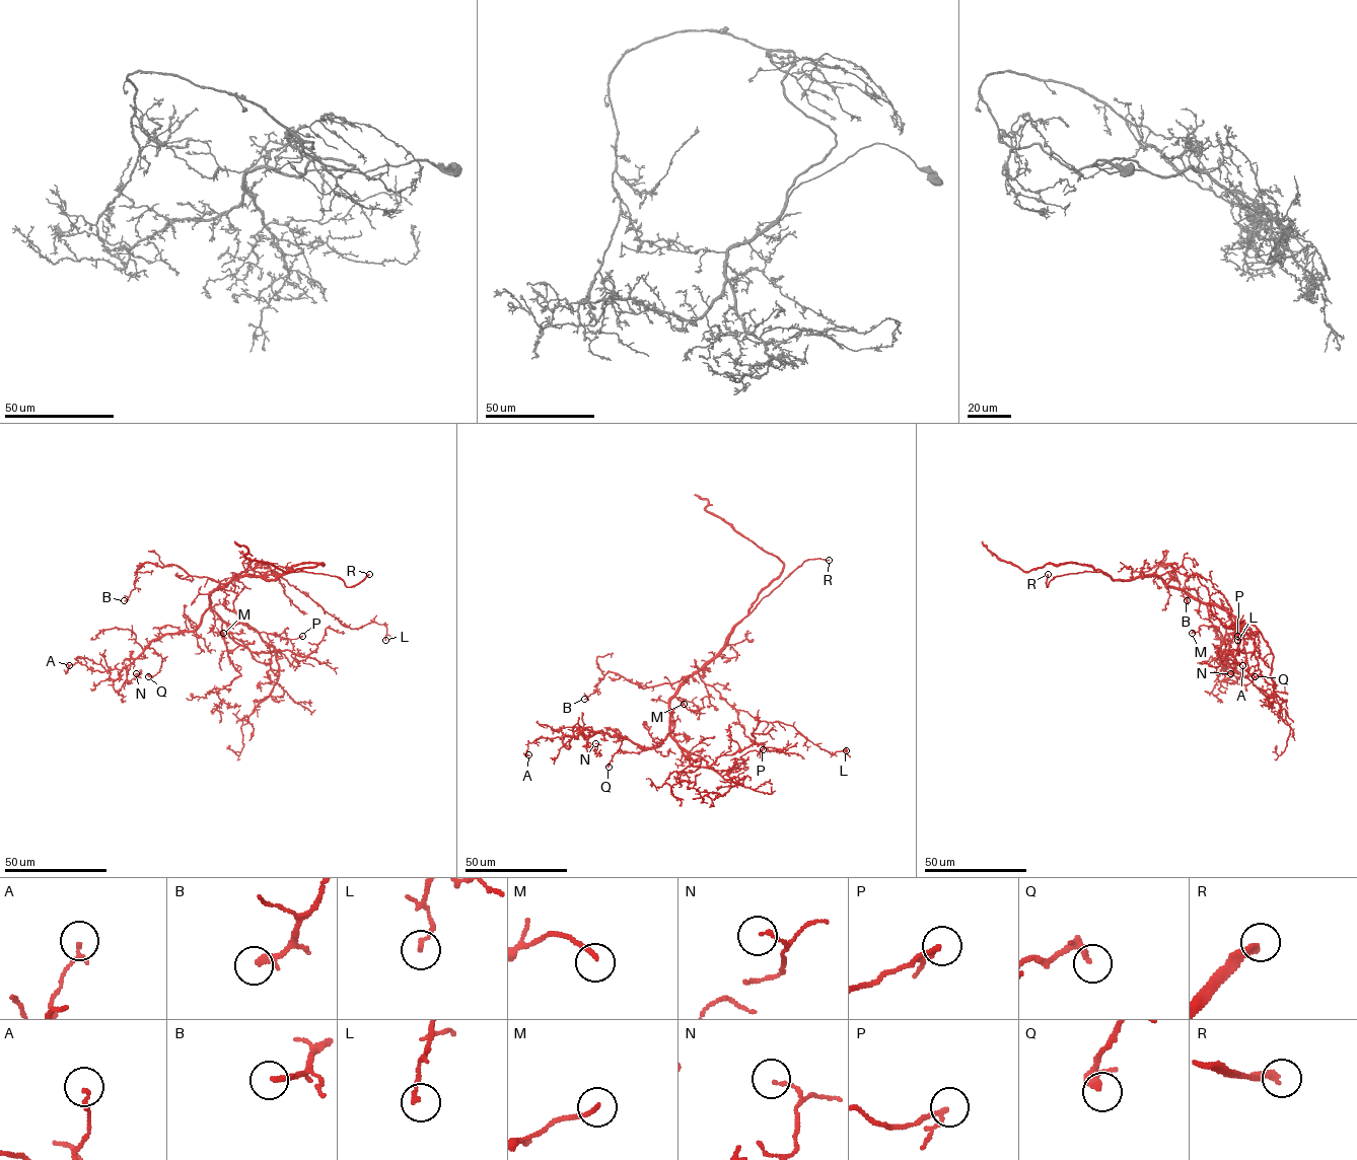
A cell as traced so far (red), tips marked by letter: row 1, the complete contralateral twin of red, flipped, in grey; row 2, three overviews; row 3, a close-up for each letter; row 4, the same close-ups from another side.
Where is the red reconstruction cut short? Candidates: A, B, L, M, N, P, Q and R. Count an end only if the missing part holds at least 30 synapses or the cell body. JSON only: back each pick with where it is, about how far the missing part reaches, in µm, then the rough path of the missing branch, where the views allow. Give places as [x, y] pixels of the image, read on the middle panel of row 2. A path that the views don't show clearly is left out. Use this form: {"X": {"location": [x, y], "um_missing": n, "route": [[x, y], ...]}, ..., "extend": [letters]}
{"B": {"location": [584, 699], "um_missing": 15, "route": [[584, 699], [573, 705], [573, 714]]}, "R": {"location": [829, 560], "um_missing": 30, "route": [[829, 560], [855, 562], [875, 572]]}, "extend": ["B", "R"]}

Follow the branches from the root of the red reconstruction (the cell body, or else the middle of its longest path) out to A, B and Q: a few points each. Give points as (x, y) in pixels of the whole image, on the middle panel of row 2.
A: (680, 686), (670, 701), (670, 732), (653, 748), (596, 731), (589, 736), (540, 737), (527, 743), (528, 754)
B: (680, 686), (685, 676), (673, 682), (642, 687), (609, 671), (594, 692), (584, 699)
Q: (680, 686), (670, 701), (670, 732), (658, 745), (640, 748), (606, 730), (622, 736), (609, 767)

